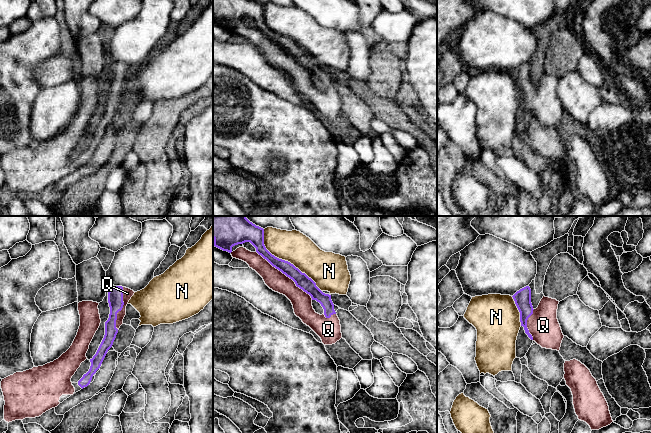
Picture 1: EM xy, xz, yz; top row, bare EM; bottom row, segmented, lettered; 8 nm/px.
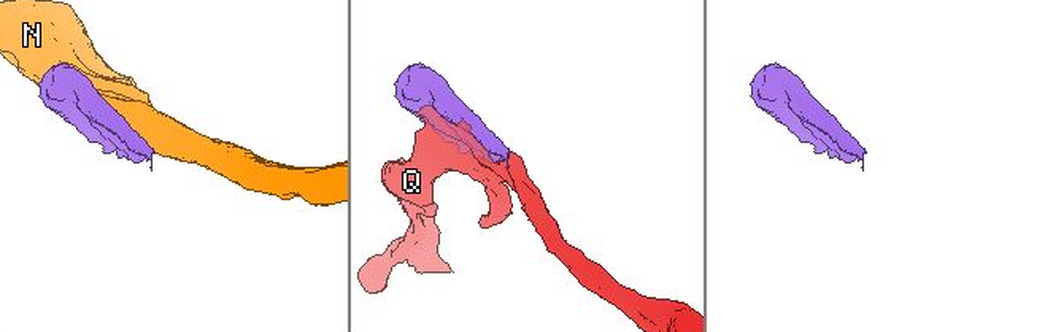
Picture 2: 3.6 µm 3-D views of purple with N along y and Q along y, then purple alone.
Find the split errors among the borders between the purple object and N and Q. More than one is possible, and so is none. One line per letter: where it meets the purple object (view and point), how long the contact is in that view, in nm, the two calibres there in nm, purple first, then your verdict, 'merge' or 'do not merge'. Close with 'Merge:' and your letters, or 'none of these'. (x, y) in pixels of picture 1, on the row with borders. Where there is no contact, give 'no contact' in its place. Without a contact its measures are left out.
N: xz (284, 260) | 700 nm | 120/260 nm | do not merge
Q: xz (285, 274) | 600 nm | 120/160 nm | merge
Merge: Q

